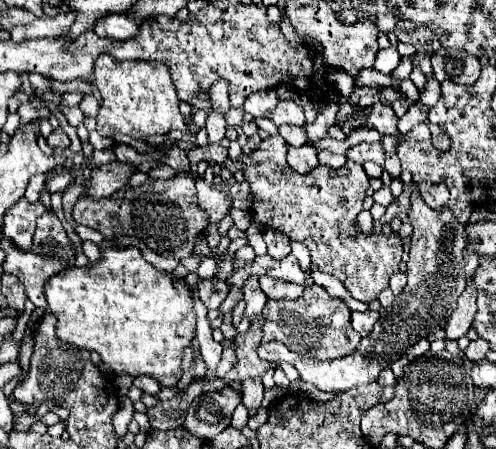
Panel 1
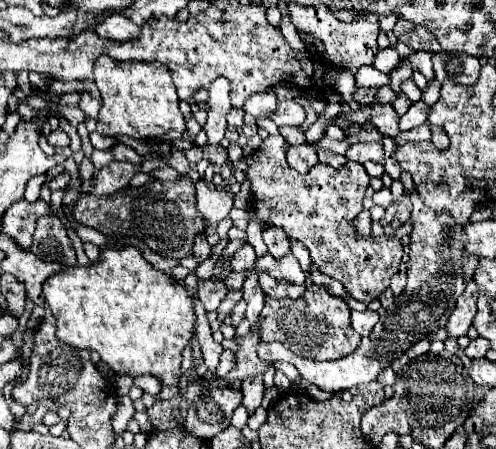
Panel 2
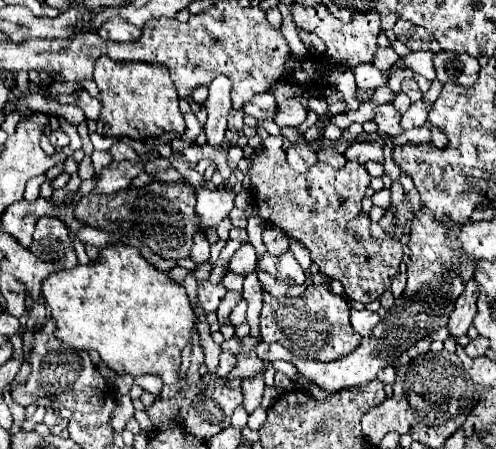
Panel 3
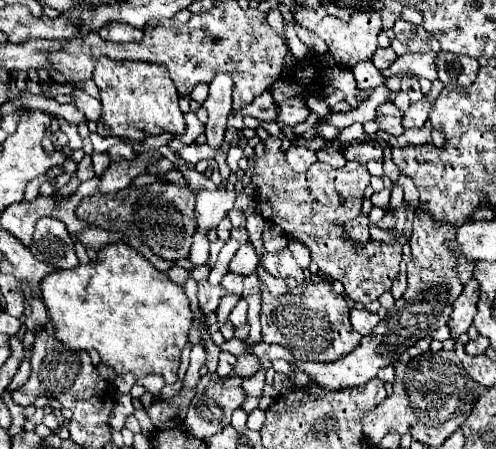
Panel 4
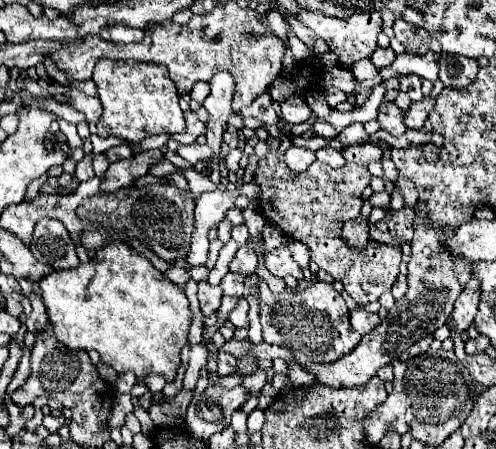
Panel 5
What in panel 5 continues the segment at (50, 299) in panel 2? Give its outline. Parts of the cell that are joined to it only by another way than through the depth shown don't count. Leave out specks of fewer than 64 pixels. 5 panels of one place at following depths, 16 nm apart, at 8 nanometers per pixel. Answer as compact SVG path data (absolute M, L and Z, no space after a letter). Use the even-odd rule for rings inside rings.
M108 242L100 248L100 260L90 260L72 270L54 270L40 280L40 294L54 326L54 336L72 350L96 350L100 360L118 374L132 372L136 378L162 374L166 382L174 382L180 366L180 350L188 344L192 312L184 288L172 284L144 256L124 242Z

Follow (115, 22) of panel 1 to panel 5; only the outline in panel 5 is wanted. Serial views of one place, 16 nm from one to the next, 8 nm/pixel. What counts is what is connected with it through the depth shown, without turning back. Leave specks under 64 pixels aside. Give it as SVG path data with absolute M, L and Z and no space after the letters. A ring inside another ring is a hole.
M112 24L100 32L100 38L112 40L116 44L130 44L130 42L140 42L144 38L144 30L128 28L126 24Z

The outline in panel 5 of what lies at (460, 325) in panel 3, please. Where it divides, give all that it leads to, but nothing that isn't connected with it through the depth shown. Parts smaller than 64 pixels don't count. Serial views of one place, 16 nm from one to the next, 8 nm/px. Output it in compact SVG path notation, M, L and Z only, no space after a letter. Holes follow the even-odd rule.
M470 278L470 282L464 286L462 294L454 304L452 330L456 334L462 334L472 326L474 316L478 312L478 300L480 300L480 282L476 278Z

